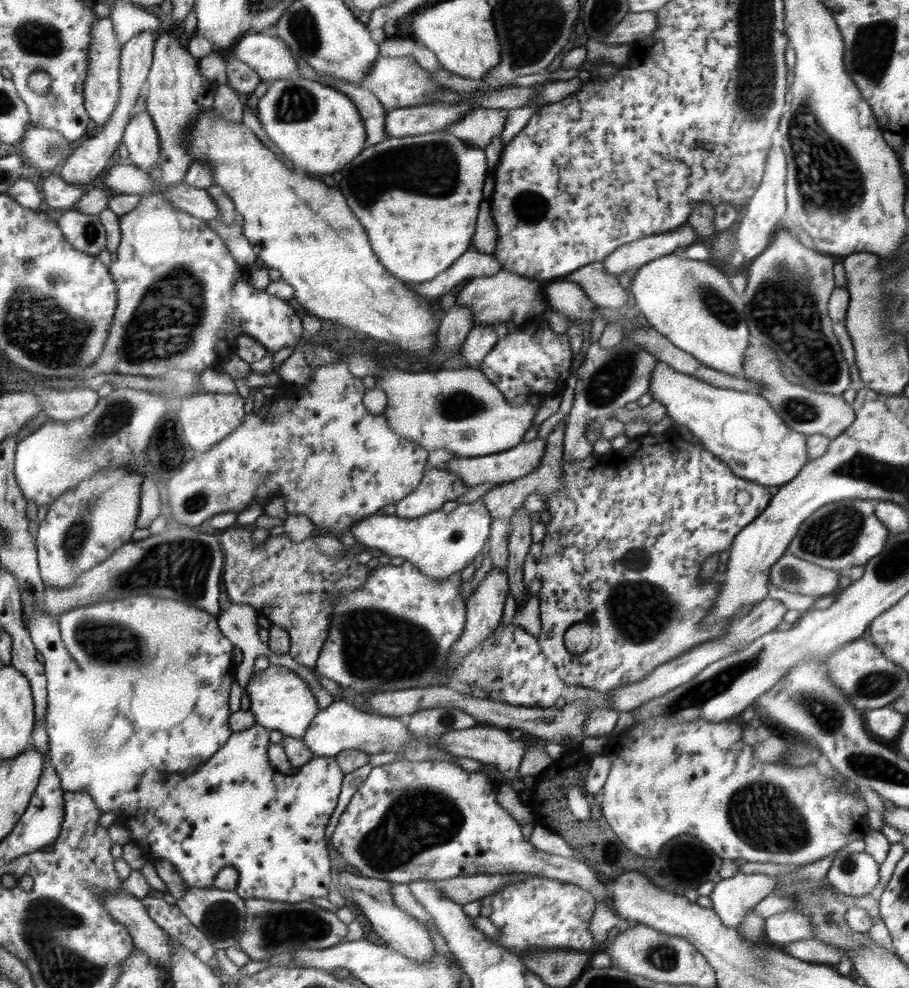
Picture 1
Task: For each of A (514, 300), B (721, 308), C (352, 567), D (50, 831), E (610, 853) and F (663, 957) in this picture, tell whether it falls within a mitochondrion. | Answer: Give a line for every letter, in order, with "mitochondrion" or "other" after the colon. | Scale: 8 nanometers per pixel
A: other
B: mitochondrion
C: other
D: other
E: other
F: mitochondrion

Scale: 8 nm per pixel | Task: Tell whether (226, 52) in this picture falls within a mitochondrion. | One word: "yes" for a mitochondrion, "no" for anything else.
no

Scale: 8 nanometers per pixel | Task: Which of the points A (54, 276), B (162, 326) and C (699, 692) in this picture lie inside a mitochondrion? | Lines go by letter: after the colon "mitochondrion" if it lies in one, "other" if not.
A: mitochondrion
B: mitochondrion
C: mitochondrion

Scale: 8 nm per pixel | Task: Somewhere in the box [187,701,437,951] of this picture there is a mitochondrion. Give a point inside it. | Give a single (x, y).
(222, 919)

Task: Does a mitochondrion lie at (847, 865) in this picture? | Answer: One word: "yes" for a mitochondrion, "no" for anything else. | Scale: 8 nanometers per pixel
yes

